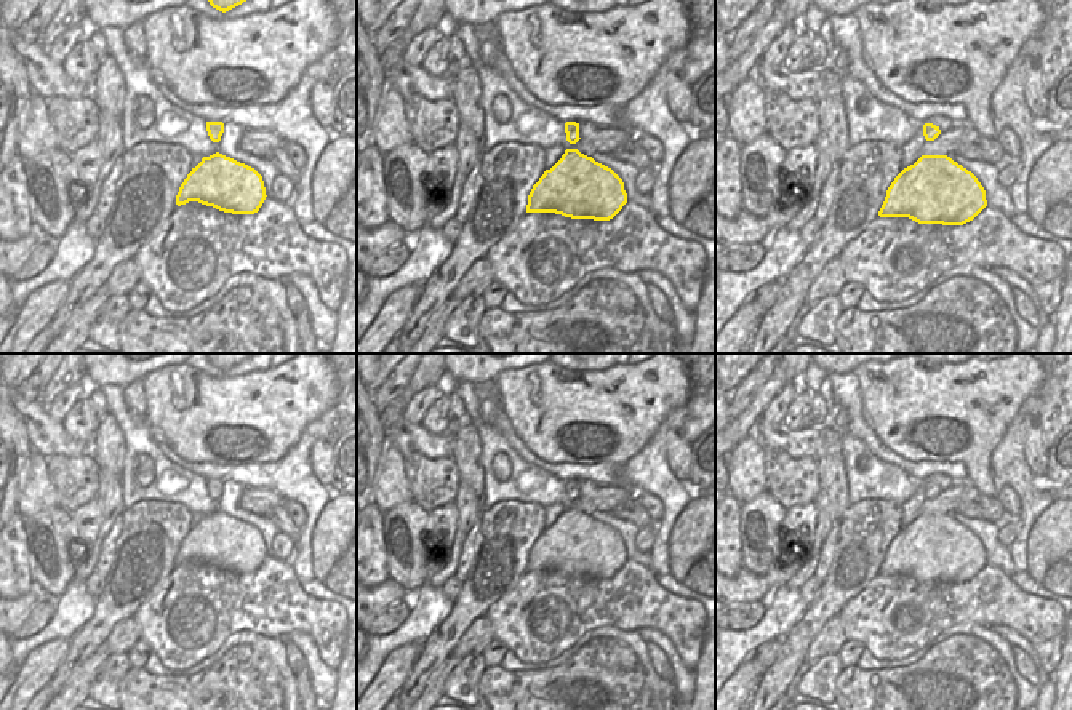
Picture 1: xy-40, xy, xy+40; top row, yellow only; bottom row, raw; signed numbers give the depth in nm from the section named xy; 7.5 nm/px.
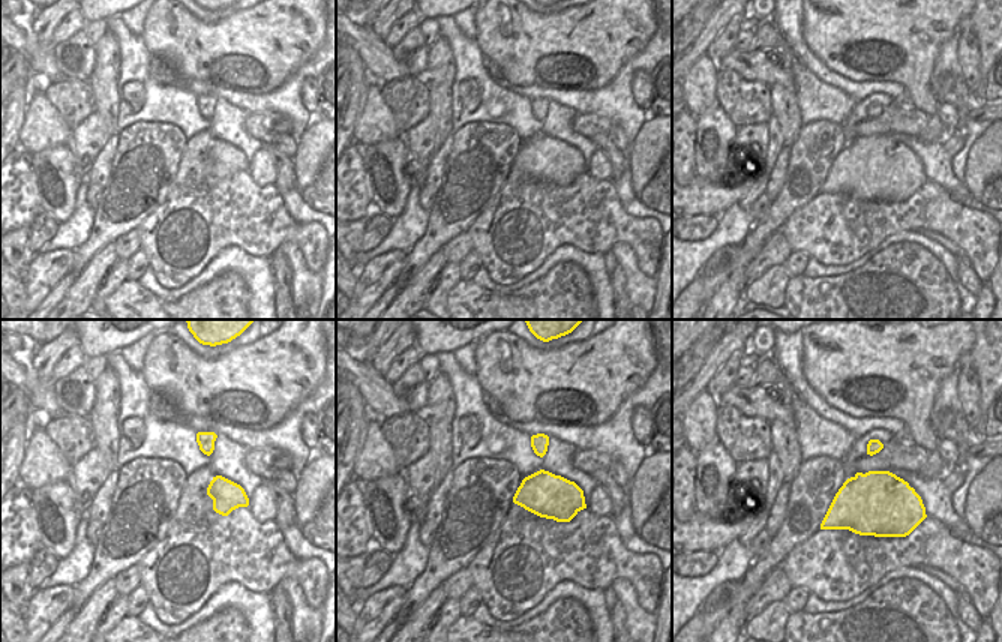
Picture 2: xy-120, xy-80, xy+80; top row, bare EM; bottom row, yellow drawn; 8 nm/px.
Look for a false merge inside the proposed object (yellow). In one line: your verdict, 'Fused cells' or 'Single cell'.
Single cell.

